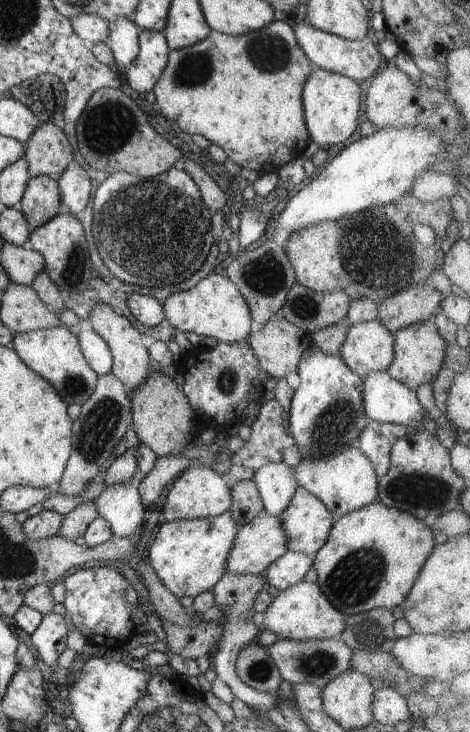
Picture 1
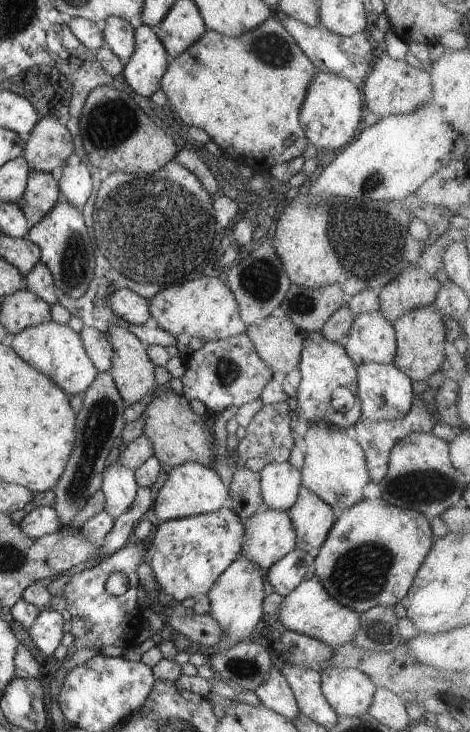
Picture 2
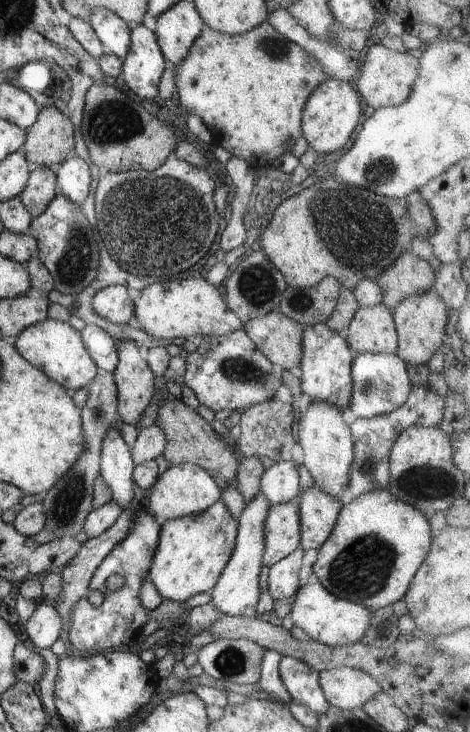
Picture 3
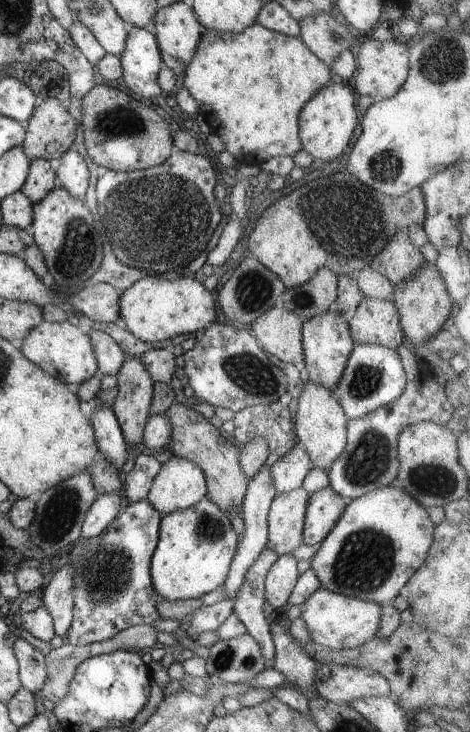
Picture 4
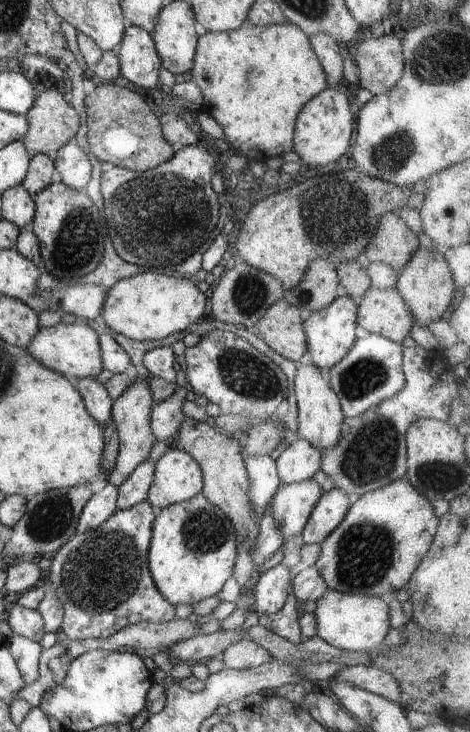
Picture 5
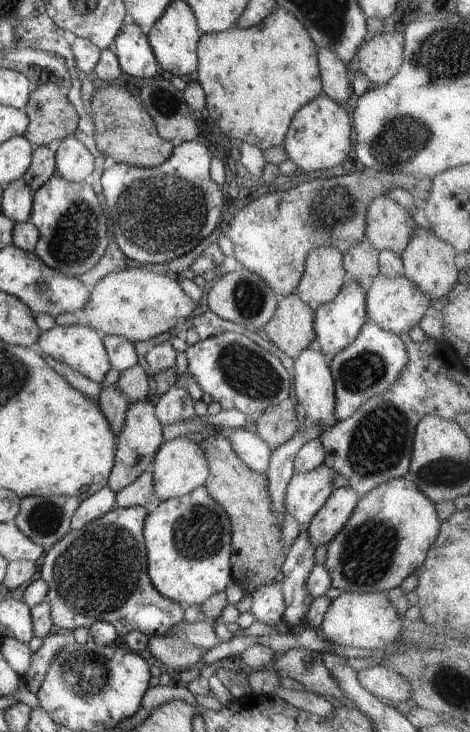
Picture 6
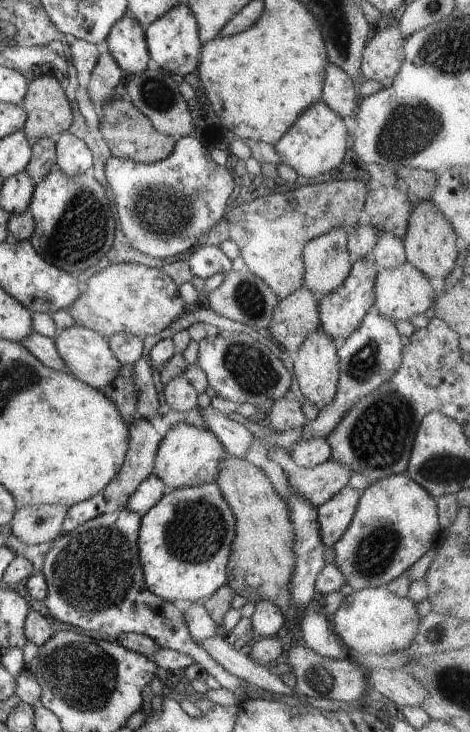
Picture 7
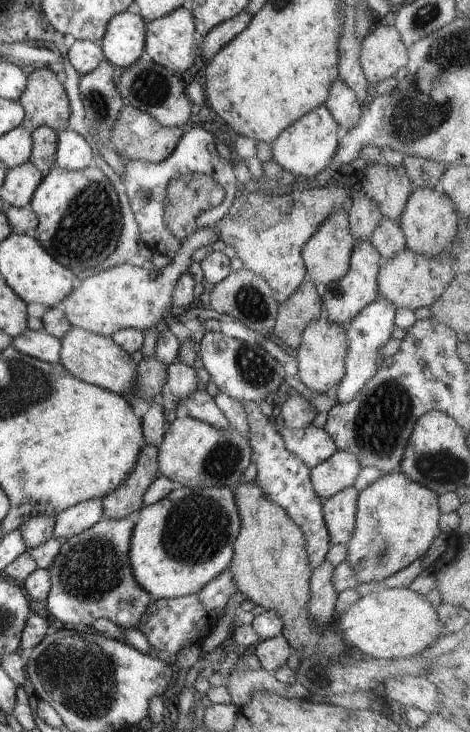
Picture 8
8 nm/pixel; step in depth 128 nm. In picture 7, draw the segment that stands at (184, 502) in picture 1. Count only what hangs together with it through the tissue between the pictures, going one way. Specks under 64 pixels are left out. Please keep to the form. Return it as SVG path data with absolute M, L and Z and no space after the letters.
M180 422L170 428L162 438L156 451L154 474L166 484L166 495L178 488L195 487L211 482L216 483L222 470L222 460L228 456L224 444L208 428Z

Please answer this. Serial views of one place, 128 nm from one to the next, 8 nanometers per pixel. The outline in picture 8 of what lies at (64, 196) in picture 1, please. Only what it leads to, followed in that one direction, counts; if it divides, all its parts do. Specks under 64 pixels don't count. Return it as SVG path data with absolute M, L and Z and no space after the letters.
M58 131L55 166L76 171L94 166L92 148L86 139L76 131Z

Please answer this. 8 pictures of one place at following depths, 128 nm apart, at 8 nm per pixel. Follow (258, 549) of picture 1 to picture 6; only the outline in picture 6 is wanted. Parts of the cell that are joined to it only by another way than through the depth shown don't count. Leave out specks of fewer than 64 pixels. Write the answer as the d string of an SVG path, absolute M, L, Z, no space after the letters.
M325 465L308 473L295 473L287 487L285 512L302 527L308 526L332 494L335 474Z

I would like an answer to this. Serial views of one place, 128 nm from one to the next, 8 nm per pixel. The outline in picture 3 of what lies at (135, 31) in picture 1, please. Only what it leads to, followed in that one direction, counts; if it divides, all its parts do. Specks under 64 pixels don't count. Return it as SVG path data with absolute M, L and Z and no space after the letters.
M104 7L96 8L86 20L103 44L104 52L110 52L122 60L128 56L131 28L125 20Z

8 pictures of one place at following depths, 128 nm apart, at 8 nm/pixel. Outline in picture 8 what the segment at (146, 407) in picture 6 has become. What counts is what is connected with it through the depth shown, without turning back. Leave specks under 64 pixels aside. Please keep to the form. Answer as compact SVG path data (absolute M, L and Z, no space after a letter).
M144 445L134 472L108 496L104 496L103 517L110 520L122 520L126 516L138 513L142 508L142 498L150 483L160 475L158 468L158 449L154 446Z

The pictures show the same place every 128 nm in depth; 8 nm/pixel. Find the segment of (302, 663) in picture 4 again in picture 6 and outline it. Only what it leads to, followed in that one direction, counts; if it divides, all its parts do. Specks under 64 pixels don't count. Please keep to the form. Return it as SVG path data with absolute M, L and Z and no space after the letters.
M306 526L302 528L303 532L290 546L285 562L280 568L281 575L278 586L285 603L283 620L289 626L297 625L305 619L306 612L314 600L307 590L307 579L316 565L314 563L316 547L307 538Z

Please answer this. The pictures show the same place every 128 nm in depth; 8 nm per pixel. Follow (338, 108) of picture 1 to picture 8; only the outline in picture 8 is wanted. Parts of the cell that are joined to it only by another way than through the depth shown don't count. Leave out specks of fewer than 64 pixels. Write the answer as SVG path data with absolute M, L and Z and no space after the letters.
M325 105L319 106L294 121L294 124L280 132L280 136L276 140L270 142L272 158L284 170L292 172L296 176L304 176L304 178L316 176L327 166L330 166L330 162L338 150L340 135L338 124L336 124L330 111Z

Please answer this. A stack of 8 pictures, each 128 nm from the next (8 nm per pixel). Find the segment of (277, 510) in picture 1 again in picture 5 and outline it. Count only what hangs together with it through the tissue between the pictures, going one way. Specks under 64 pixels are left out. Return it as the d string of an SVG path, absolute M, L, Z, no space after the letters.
M295 440L275 460L282 485L308 480L321 470L322 452L308 440Z

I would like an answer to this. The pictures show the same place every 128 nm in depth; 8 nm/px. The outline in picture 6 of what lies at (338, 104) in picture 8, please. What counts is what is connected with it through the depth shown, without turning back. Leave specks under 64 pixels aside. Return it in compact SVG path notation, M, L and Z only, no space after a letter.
M321 47L317 50L323 94L332 101L346 106L352 90L351 67L347 66L331 49Z

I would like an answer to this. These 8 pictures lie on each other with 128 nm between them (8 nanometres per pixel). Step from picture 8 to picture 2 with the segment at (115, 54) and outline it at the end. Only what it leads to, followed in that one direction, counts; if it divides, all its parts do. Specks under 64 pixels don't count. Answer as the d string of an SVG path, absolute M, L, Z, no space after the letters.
M142 24L134 29L134 40L134 52L124 66L122 76L136 94L151 98L160 88L170 58L151 26Z

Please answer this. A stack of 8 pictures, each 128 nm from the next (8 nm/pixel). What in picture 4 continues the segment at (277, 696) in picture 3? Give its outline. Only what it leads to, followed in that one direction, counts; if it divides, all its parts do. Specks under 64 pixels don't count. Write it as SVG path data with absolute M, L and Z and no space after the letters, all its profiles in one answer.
M268 546L262 550L258 560L248 568L246 582L240 588L240 594L233 603L233 612L238 620L260 645L262 656L266 658L267 668L272 667L276 651L269 629L270 617L264 614L264 602L266 602L264 586L266 574L278 557L278 554Z

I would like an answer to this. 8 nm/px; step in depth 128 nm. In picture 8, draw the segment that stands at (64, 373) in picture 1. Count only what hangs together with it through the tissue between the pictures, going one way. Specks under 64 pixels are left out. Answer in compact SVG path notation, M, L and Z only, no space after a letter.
M70 327L66 336L60 340L60 363L62 363L72 376L106 388L120 396L128 396L134 392L134 384L138 380L138 364L134 361L131 353L118 346L111 337L105 337L80 327Z

